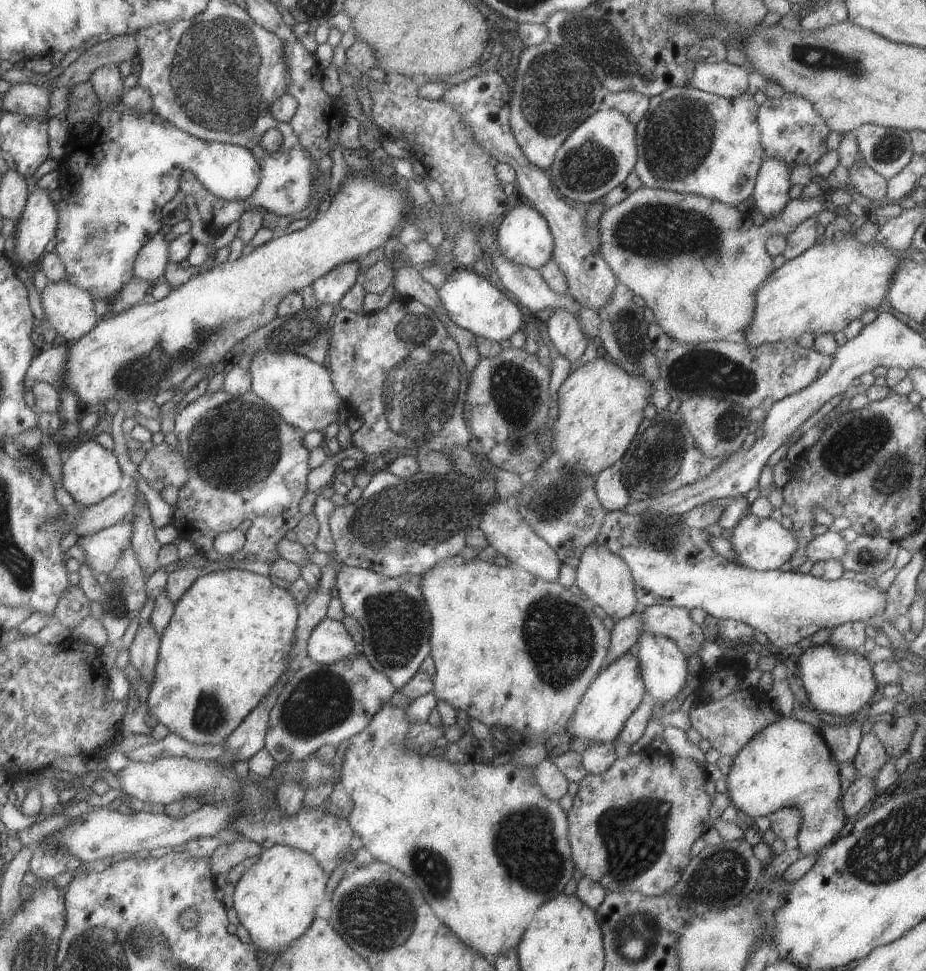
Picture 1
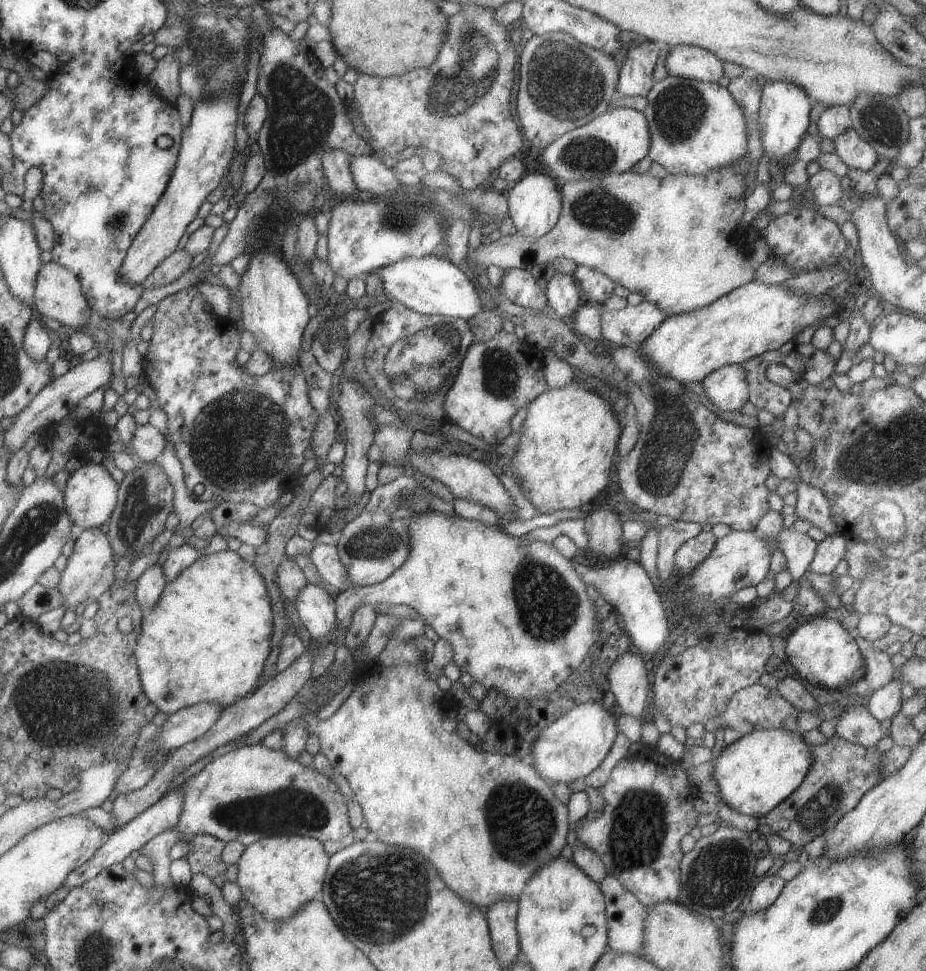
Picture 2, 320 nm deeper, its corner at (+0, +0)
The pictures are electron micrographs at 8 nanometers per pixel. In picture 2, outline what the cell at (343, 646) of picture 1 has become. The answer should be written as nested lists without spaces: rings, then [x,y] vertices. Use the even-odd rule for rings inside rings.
[[[307,583],[295,595],[294,608],[310,638],[320,644],[327,642],[331,630],[336,625],[334,599],[331,595],[320,585]]]

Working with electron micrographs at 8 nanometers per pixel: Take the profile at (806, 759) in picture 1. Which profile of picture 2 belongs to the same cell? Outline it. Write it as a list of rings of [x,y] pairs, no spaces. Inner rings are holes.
[[[782,728],[759,729],[741,735],[731,744],[723,746],[719,754],[709,760],[711,776],[717,785],[720,800],[742,815],[754,816],[756,819],[764,816],[801,784],[812,761],[809,747],[803,742],[800,732],[794,733]]]

